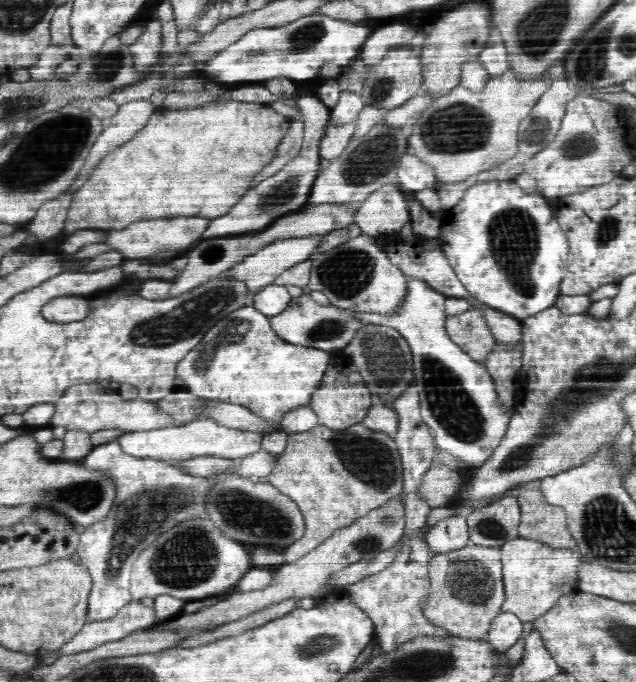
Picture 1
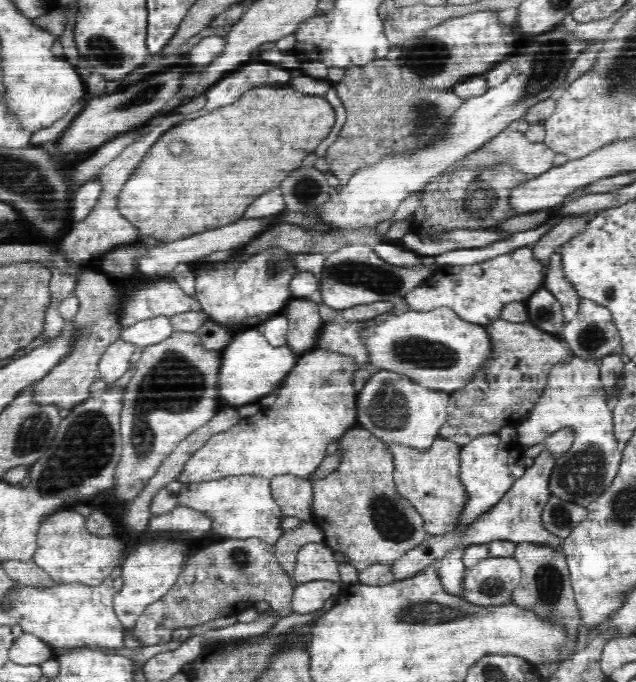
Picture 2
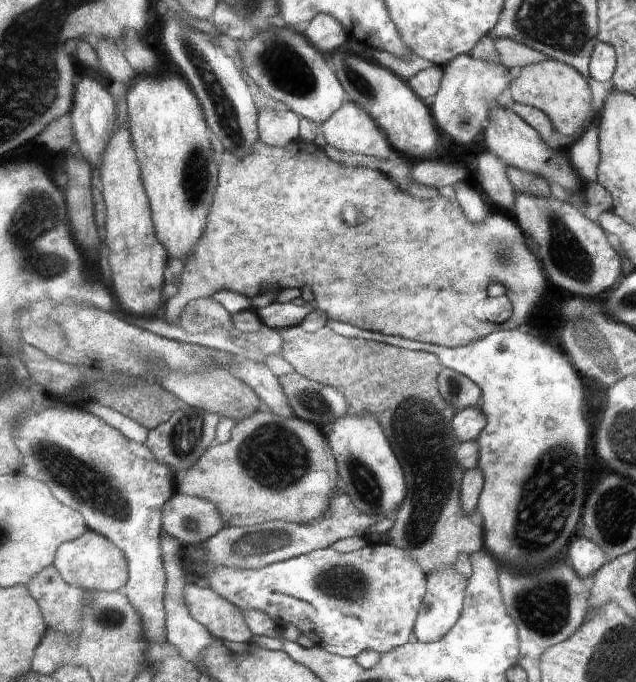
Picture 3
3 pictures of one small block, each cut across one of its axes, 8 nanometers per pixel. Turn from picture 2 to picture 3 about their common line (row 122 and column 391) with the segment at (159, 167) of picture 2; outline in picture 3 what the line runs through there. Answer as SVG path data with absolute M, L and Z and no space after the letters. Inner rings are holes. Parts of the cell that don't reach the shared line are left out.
M300 138L289 142L283 147L271 147L264 142L253 144L253 150L248 156L237 160L234 153L221 151L222 159L222 180L218 180L218 192L214 192L214 208L210 208L210 224L206 224L206 236L202 240L198 239L193 251L185 258L184 272L176 280L176 293L173 294L166 304L166 316L170 316L170 321L179 318L181 308L190 299L212 295L218 290L232 289L253 299L258 295L275 293L276 290L284 286L308 286L315 296L316 304L320 310L327 312L327 316L336 320L348 320L352 324L362 324L360 328L376 332L386 332L394 336L410 340L422 340L434 345L448 347L463 347L484 339L496 331L512 330L518 328L520 324L526 324L530 314L536 308L536 302L546 296L546 278L542 274L542 268L538 260L534 258L526 236L522 234L522 228L514 220L502 216L502 214L490 214L484 222L472 224L464 218L460 206L454 200L446 200L444 196L436 196L432 200L414 200L410 194L398 190L386 176L382 176L376 170L370 168L348 168L348 165L341 165L338 161L332 160L317 144L304 143ZM490 282L499 282L505 288L505 294L513 304L513 313L507 321L503 323L486 322L478 320L472 314L472 302L474 300L484 300L486 288Z

